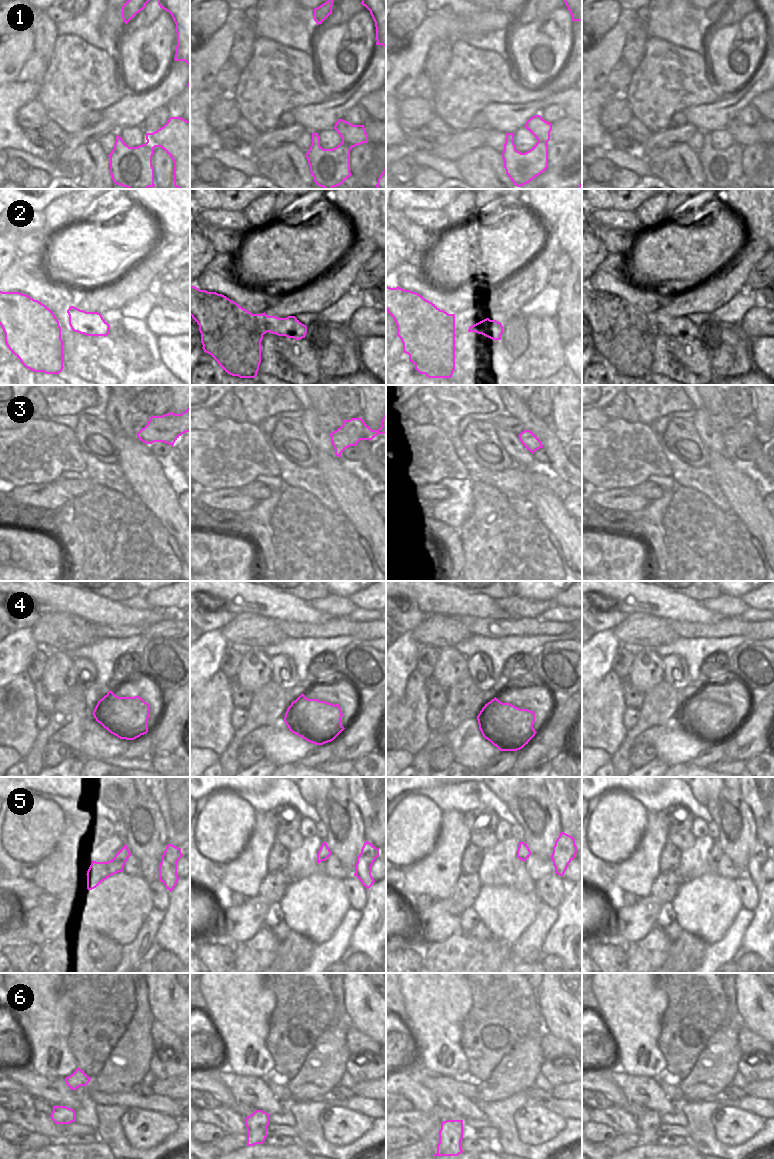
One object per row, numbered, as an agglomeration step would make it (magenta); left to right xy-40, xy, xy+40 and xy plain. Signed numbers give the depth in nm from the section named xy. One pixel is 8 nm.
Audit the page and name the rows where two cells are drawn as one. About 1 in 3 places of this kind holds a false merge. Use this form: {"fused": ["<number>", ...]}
{"fused": ["2"]}

